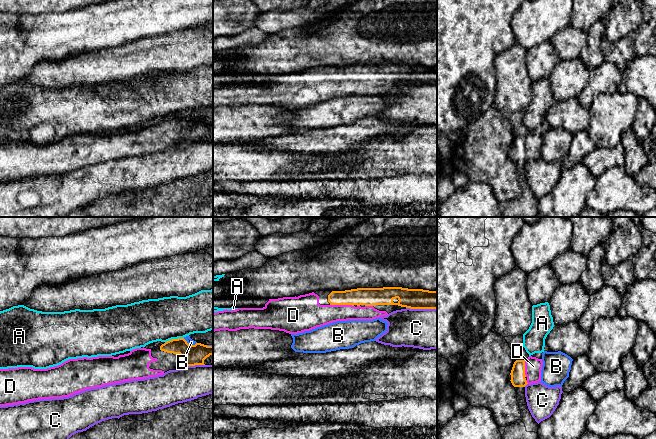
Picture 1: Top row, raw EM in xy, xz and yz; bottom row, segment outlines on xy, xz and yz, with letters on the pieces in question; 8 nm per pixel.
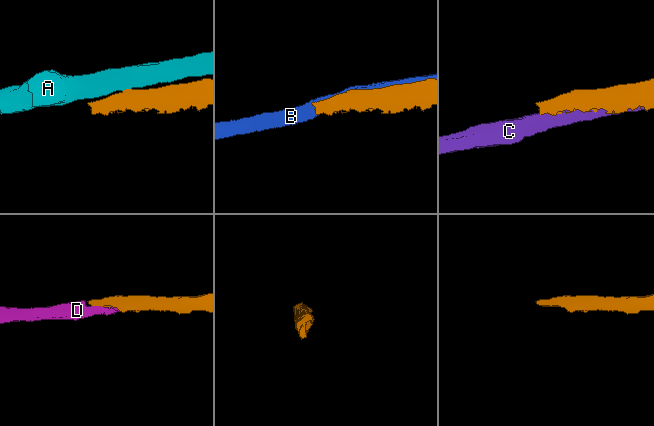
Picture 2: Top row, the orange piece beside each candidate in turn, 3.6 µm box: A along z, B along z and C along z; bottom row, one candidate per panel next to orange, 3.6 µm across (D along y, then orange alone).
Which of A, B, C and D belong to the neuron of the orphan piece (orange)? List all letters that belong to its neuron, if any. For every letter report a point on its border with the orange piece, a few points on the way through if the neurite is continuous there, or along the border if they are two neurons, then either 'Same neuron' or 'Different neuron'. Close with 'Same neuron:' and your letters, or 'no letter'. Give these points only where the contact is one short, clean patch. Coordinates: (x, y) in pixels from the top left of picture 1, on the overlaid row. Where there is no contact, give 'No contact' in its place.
A: Touches orange at xy (174, 339). Boundary: xy (183, 337), (169, 339), (165, 342). Different neuron
B: Touches orange at xy (190, 345). Different neuron
C: Touches orange at xz (421, 308). Different neuron
D: Touches orange at xz (342, 304). Same neuron
Same neuron: D

